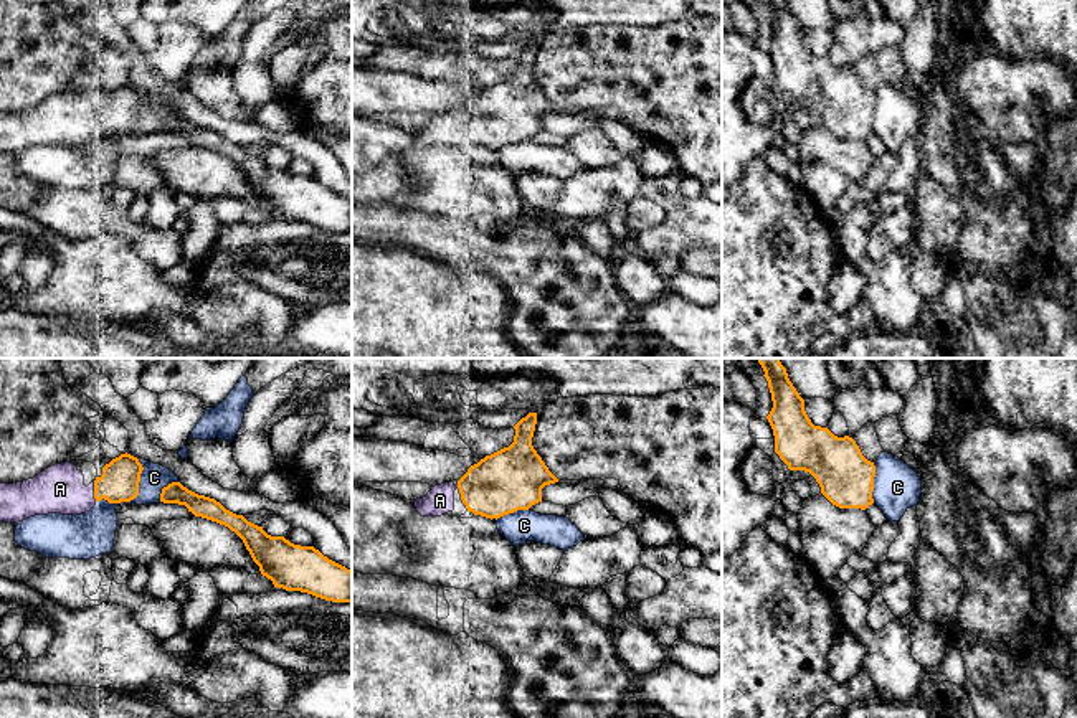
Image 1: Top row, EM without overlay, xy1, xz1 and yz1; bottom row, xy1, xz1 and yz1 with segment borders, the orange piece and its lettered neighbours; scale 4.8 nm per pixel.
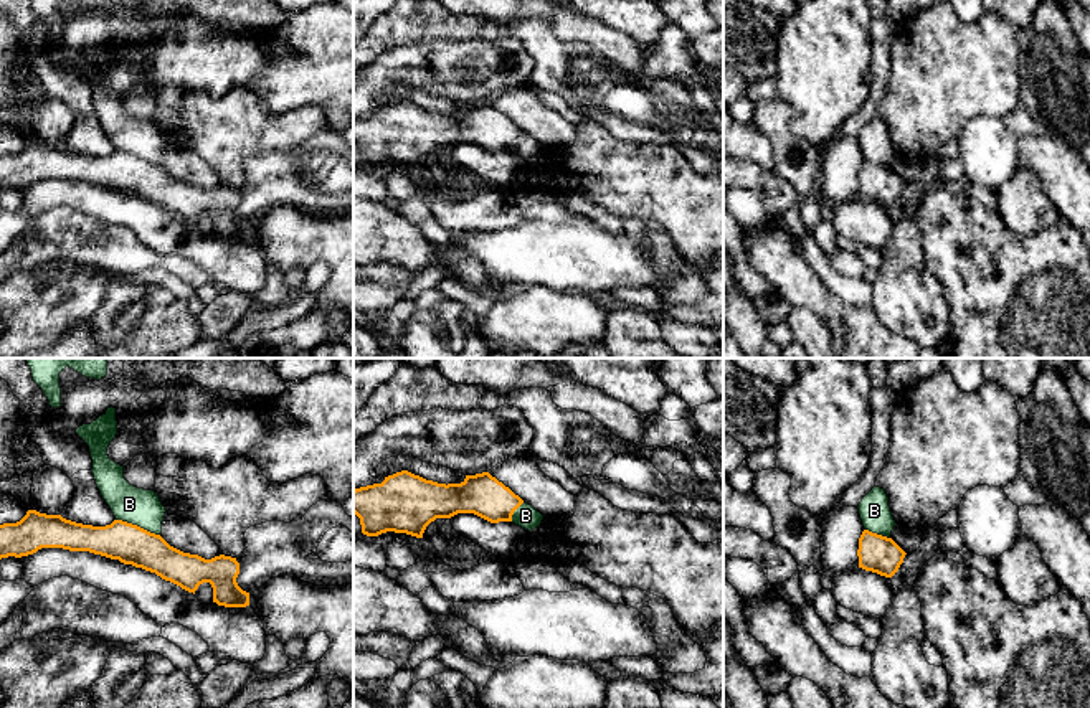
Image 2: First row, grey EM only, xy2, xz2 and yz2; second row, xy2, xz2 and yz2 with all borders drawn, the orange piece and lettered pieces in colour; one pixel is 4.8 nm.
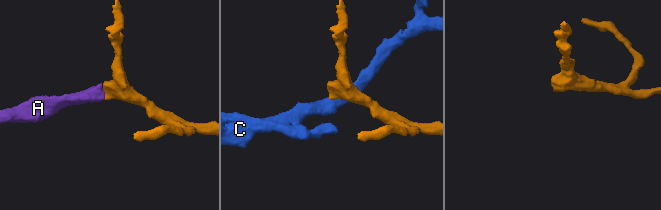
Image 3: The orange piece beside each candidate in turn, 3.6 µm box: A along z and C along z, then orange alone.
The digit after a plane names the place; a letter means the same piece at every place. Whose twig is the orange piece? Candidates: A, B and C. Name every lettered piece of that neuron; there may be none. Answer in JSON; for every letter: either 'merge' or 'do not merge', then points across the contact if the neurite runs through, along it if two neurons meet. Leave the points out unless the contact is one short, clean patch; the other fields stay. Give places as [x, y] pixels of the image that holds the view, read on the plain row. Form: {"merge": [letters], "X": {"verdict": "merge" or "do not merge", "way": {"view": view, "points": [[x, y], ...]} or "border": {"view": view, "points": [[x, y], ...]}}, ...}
{"merge": ["A"], "A": {"verdict": "merge"}, "B": {"verdict": "do not merge", "border": {"view": "xy2", "points": [[116, 149], [136, 154], [159, 165]]}}, "C": {"verdict": "do not merge", "border": {"view": "xy1", "points": [[137, 88], [142, 98], [139, 122], [129, 131]]}}}

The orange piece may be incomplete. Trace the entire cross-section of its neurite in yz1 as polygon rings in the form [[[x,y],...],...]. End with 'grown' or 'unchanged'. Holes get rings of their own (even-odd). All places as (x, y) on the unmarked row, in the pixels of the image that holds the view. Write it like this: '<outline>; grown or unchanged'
[[[786,0],[763,2],[773,31],[766,50],[780,89],[790,101],[809,102],[833,135],[861,140],[872,135],[874,92],[862,86],[852,68],[837,68],[828,58],[811,53],[804,30],[790,12]]]; unchanged

